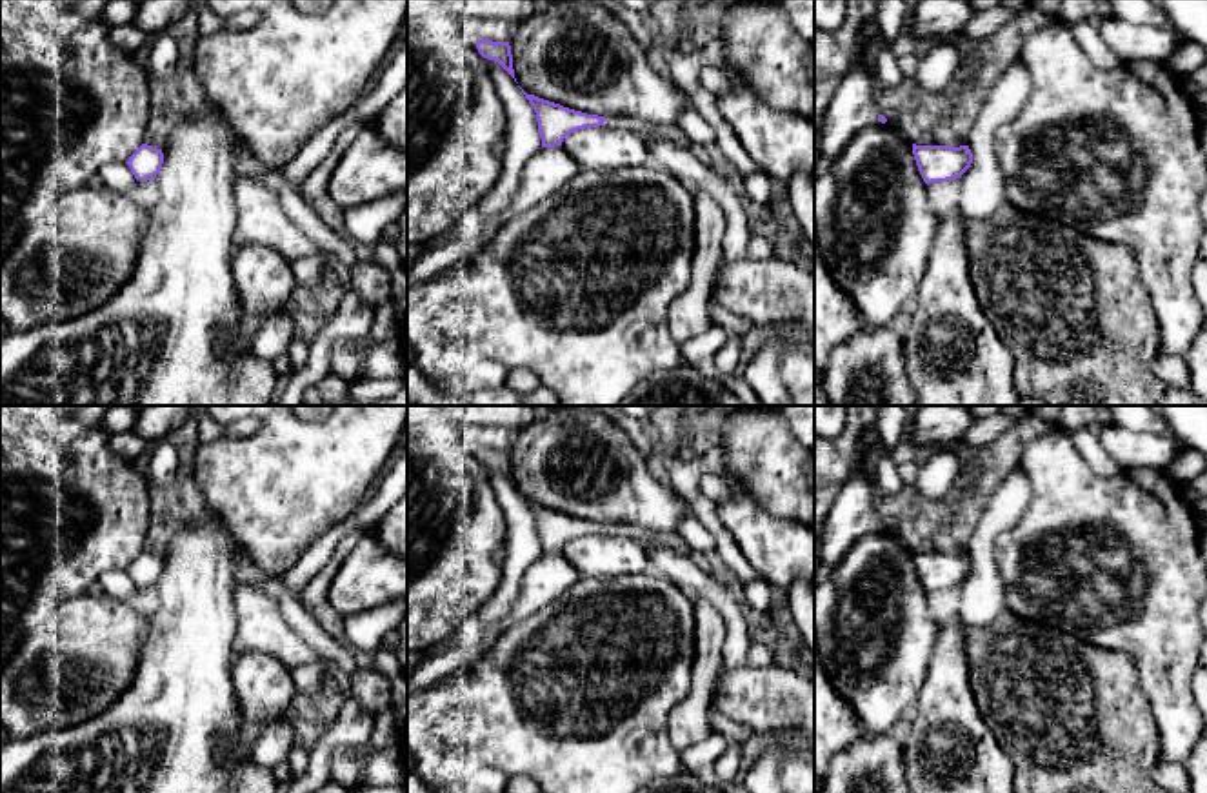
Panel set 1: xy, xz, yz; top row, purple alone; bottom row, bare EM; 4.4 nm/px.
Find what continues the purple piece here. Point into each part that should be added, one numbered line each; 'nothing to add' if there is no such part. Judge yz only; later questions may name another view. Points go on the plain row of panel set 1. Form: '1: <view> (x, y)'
1: yz (942, 604)

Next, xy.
1: xy (144, 602)

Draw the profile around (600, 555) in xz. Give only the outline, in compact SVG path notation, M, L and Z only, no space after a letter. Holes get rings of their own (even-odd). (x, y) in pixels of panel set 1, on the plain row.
M578 537L562 553L582 578L616 578L647 569L647 549L627 537Z

